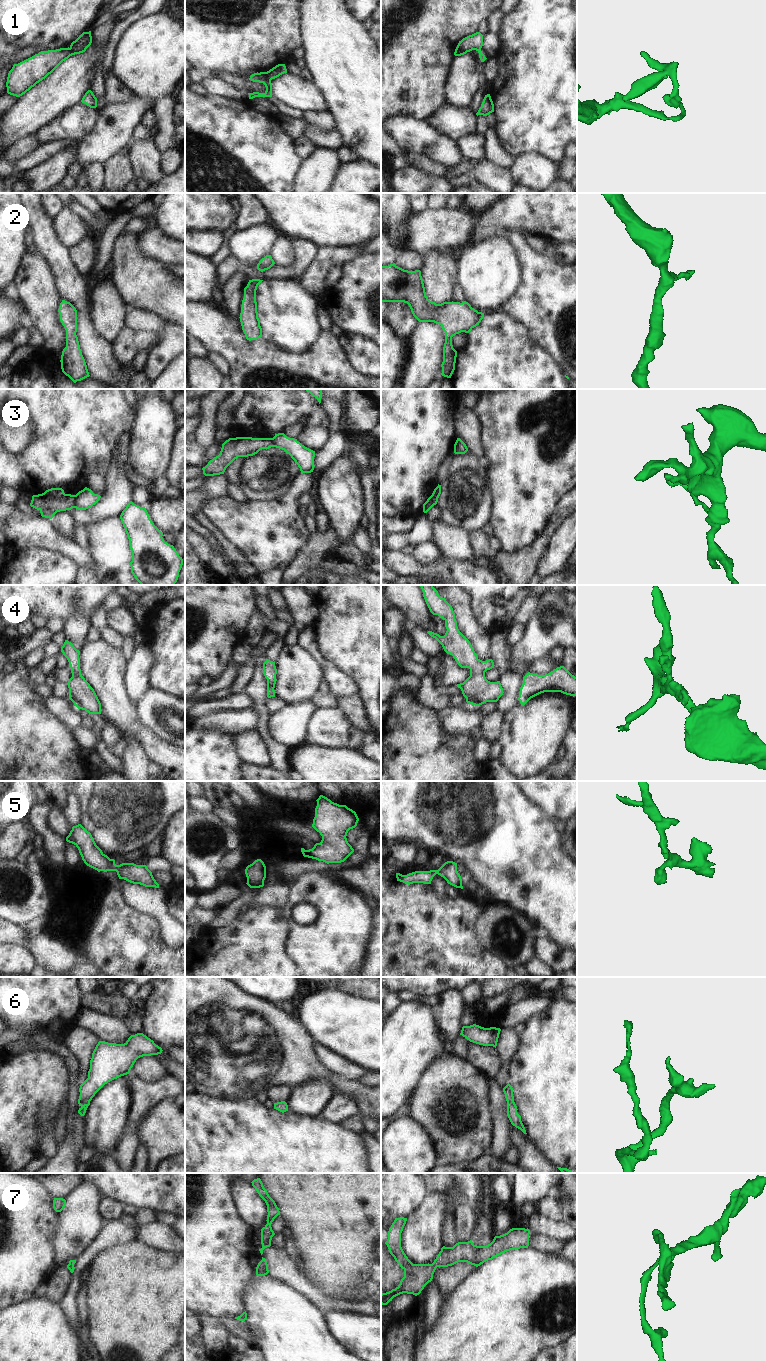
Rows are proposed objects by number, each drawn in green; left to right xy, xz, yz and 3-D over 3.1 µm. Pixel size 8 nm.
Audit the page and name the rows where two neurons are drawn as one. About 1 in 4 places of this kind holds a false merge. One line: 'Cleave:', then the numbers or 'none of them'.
Cleave: 1, 3

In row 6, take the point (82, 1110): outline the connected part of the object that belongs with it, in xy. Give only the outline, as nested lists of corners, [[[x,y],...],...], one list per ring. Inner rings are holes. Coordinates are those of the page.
[[[143,1033],[131,1035],[124,1044],[99,1041],[92,1053],[88,1078],[79,1088],[78,1113],[84,1116],[95,1094],[108,1082],[129,1074],[138,1058],[162,1051]]]

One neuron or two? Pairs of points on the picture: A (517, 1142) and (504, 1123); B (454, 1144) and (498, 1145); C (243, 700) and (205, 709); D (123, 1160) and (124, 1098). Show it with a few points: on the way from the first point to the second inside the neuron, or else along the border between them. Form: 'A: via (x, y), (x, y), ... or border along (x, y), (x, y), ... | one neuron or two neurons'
A: border along (511, 1124), (509, 1132), (510, 1145) | two neurons
B: border along (493, 1122), (493, 1141), (490, 1151) | two neurons
C: via (234, 702), (214, 706) | one neuron
D: border along (132, 1105), (128, 1115), (128, 1122), (114, 1148) | two neurons

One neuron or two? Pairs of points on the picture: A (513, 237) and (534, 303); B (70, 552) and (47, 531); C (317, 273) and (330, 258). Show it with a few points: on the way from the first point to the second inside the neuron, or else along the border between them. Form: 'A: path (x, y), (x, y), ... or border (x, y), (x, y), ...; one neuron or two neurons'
A: path (525, 253), (534, 267), (534, 287); one neuron
B: path (64, 546), (53, 537); one neuron
C: path (320, 269), (326, 262); one neuron

